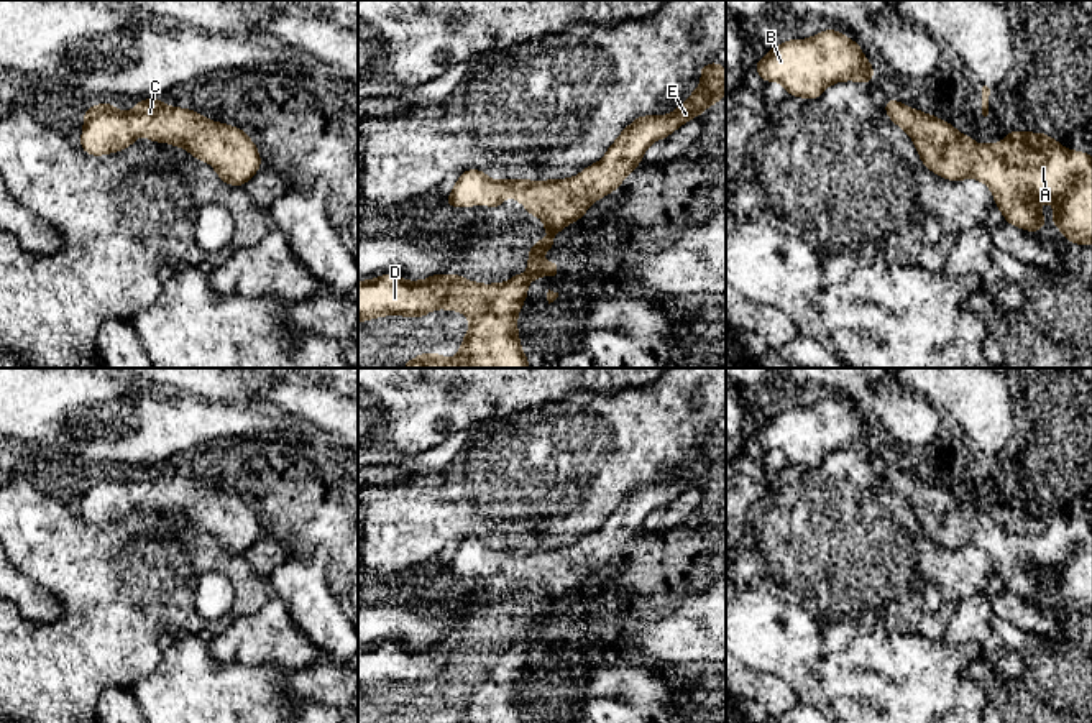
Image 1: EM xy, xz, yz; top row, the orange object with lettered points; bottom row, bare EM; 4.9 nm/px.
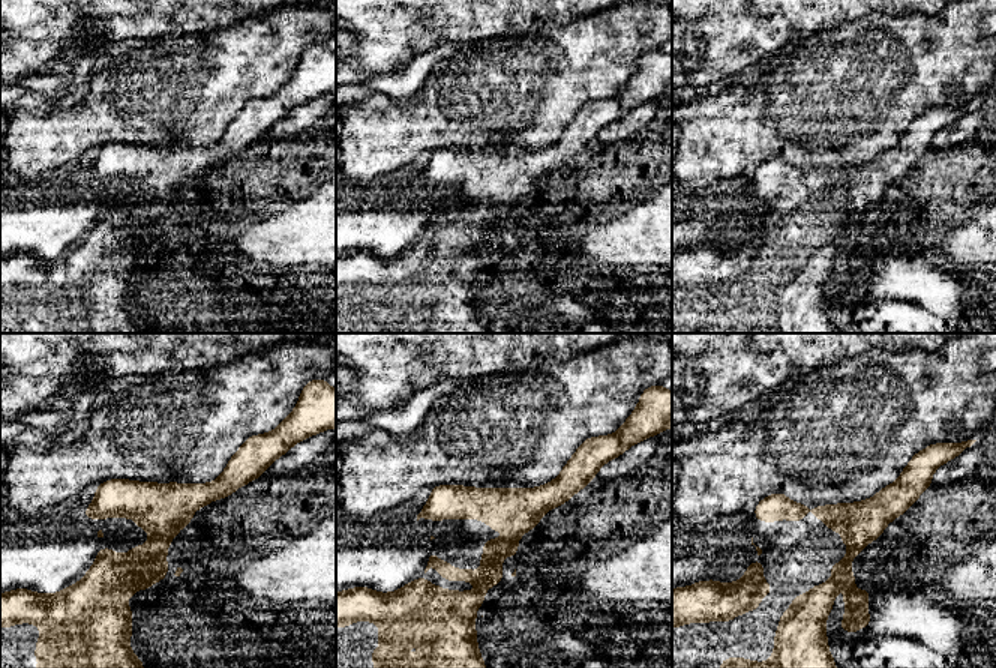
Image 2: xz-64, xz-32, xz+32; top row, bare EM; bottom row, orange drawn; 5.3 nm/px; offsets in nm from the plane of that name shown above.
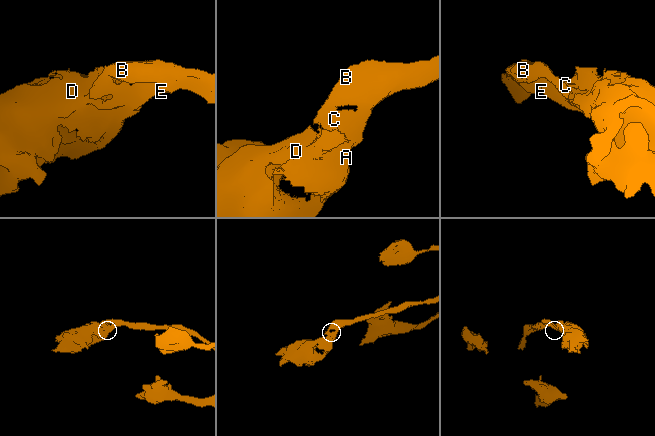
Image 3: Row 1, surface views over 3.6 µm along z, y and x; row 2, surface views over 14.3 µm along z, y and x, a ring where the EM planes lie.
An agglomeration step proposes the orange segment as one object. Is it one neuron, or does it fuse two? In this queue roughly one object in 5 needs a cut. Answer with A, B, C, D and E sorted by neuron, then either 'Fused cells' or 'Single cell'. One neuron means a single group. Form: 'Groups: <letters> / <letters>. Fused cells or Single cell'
Groups: A B C D E. Single cell

